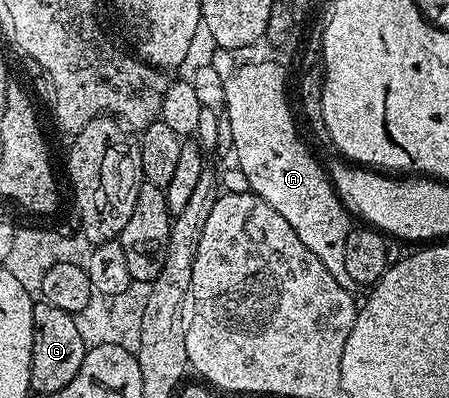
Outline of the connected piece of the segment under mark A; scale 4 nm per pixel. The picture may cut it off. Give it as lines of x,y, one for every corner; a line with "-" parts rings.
260,61
260,63
244,63
236,67
232,72
227,72
224,80
226,97
224,105
226,108
226,131
232,134
232,147
236,150
236,163
244,174
247,190
252,194
262,197
274,213
280,214
290,229
298,233
298,241
330,269
330,273
339,283
349,282
345,266
345,244
346,237
354,228
353,216
343,199
332,184
331,178
323,162
319,163
314,156
308,152
306,144
300,140
296,132
296,123
292,120
292,111
288,108
288,95
284,92
284,86
288,79
284,76
285,68
275,62

